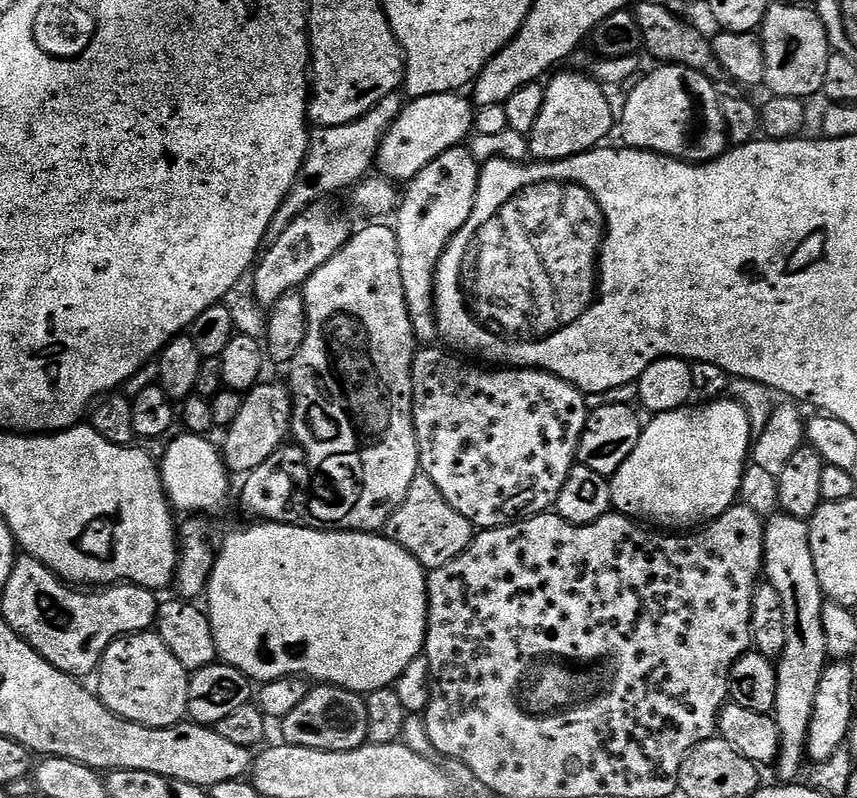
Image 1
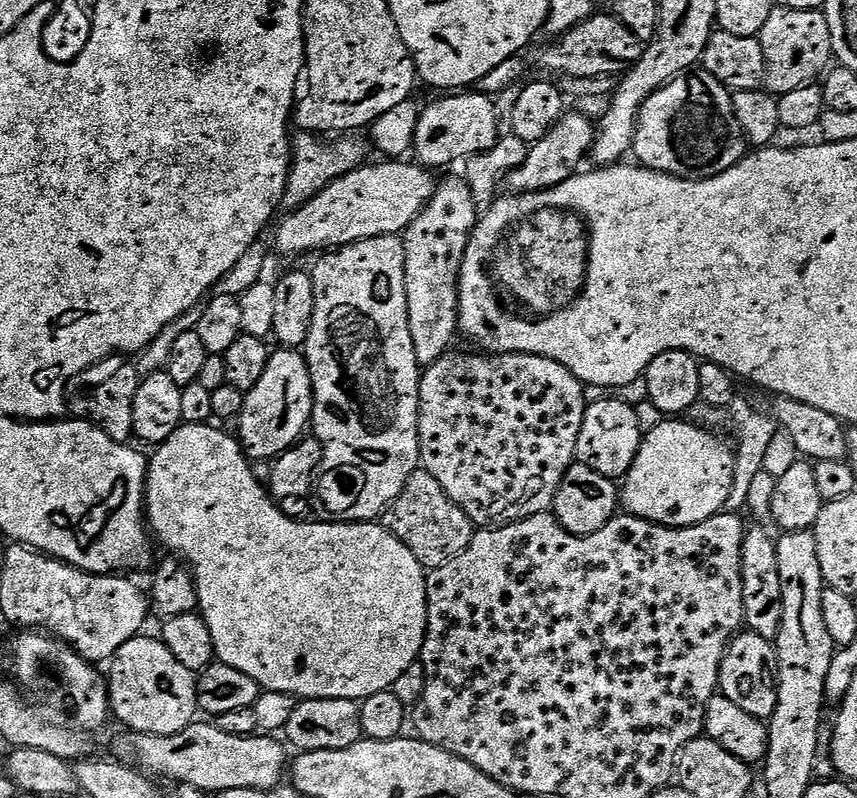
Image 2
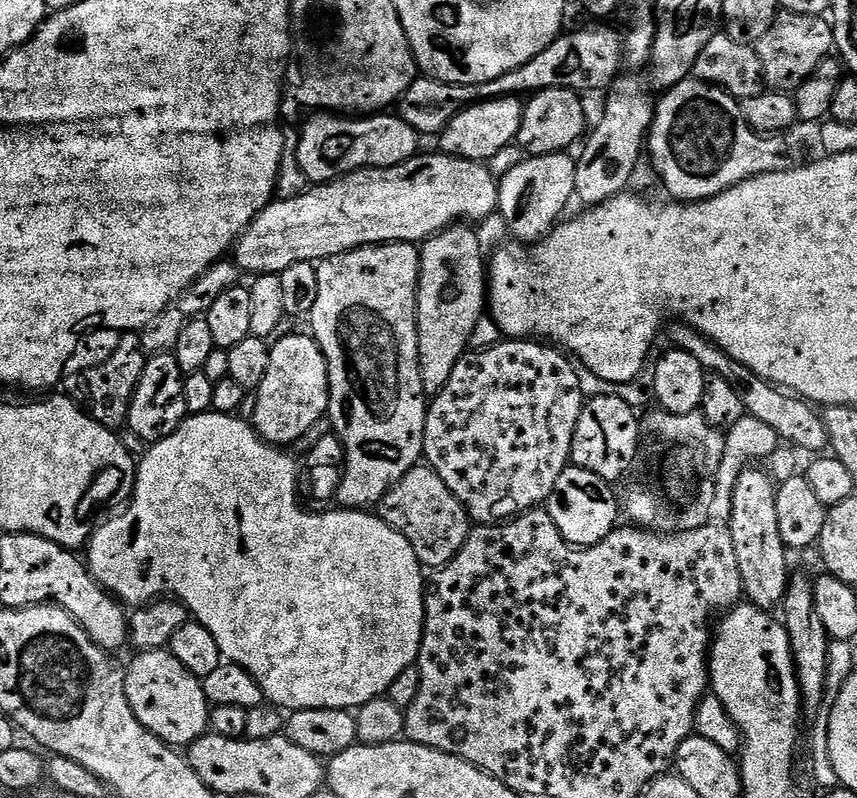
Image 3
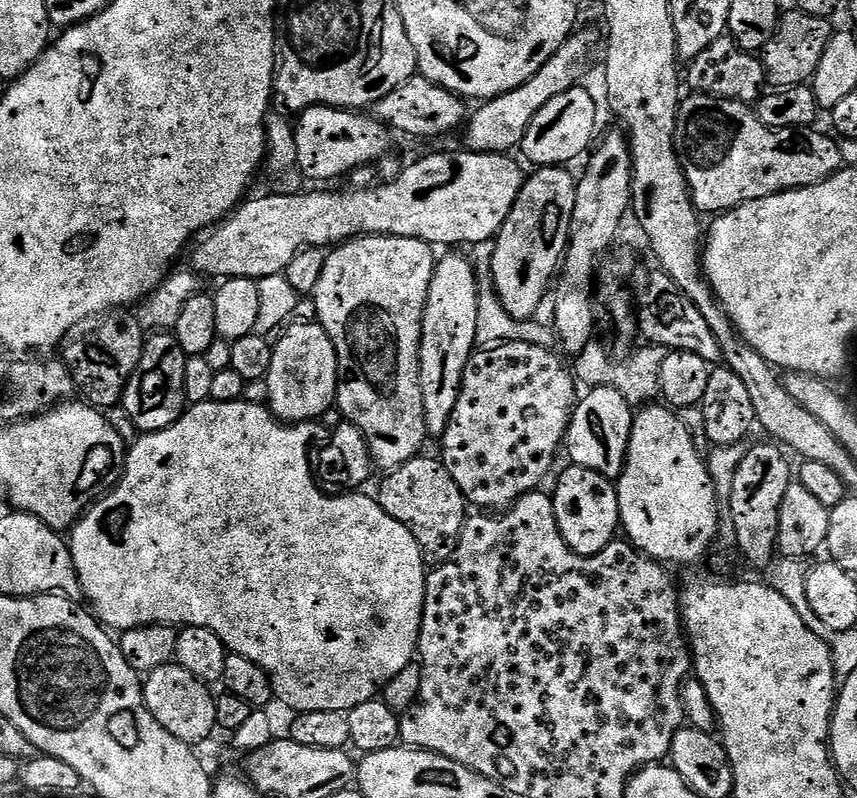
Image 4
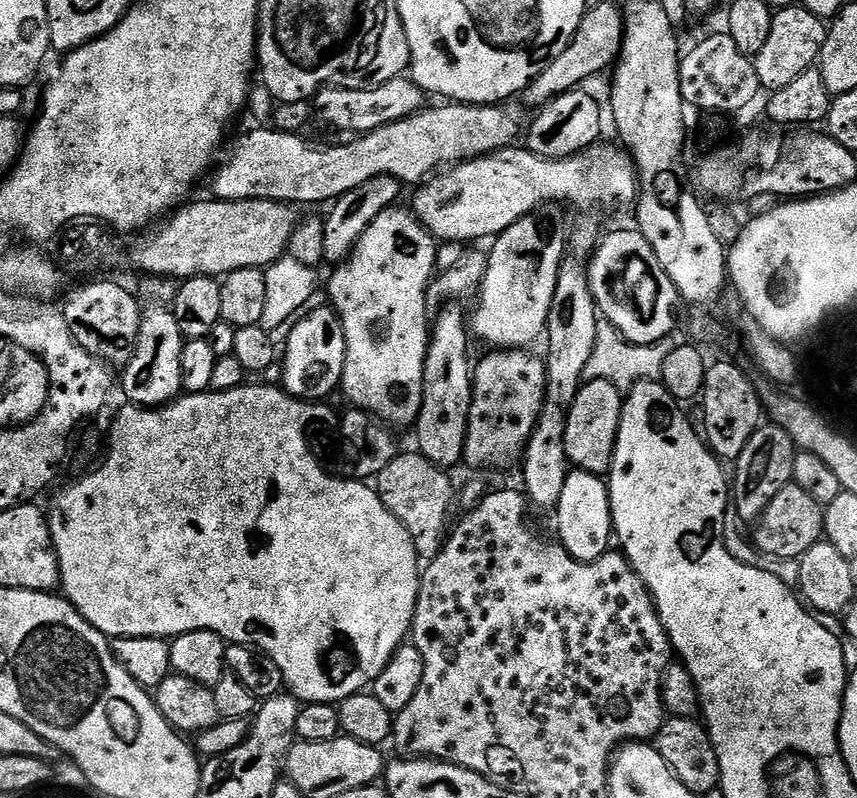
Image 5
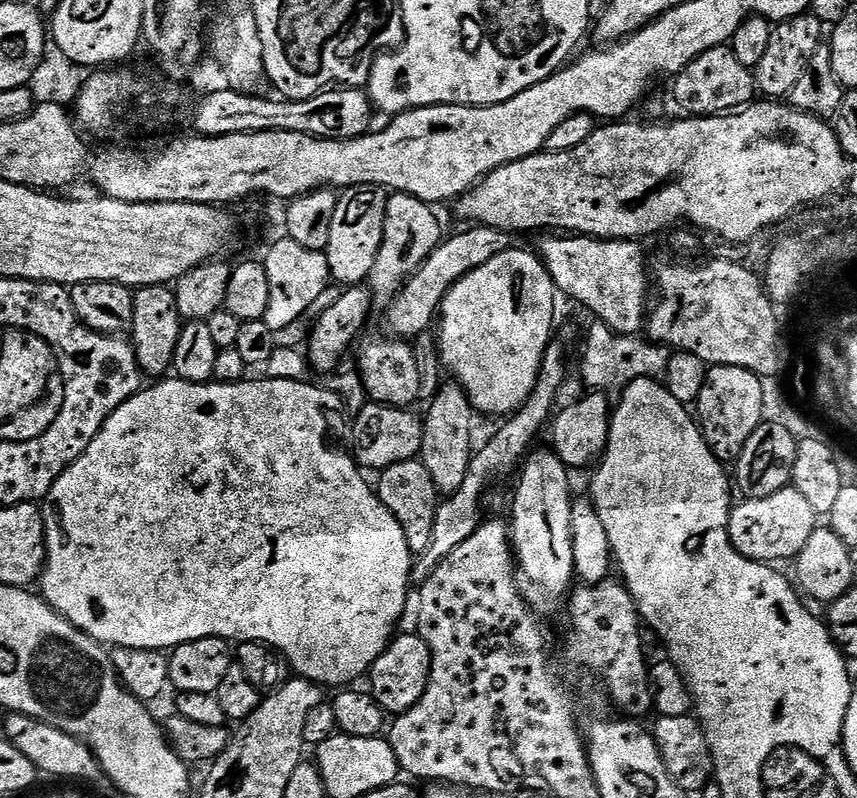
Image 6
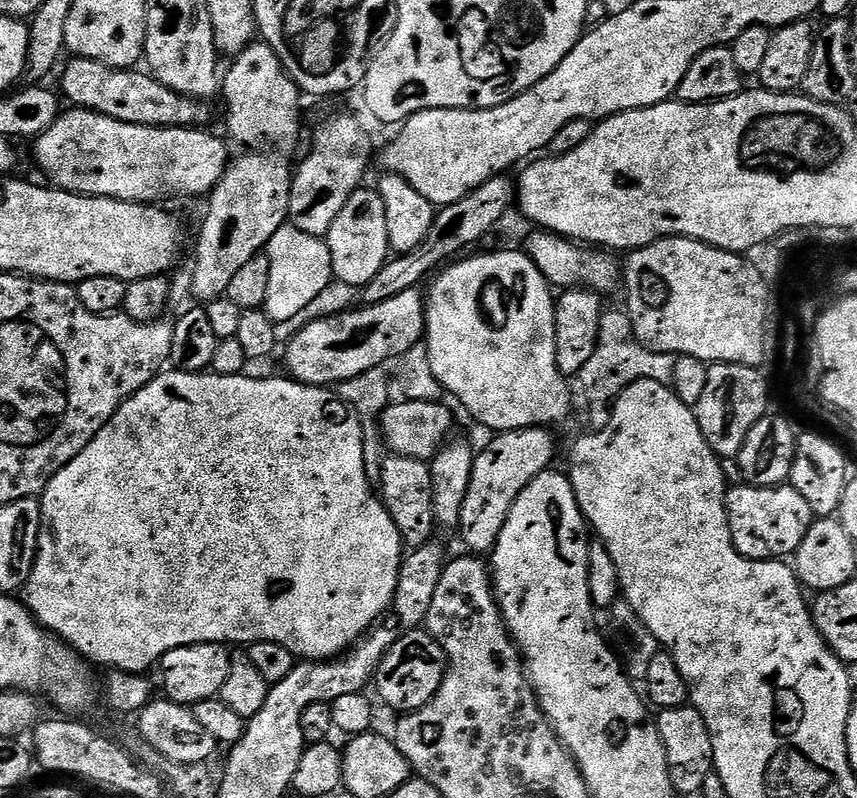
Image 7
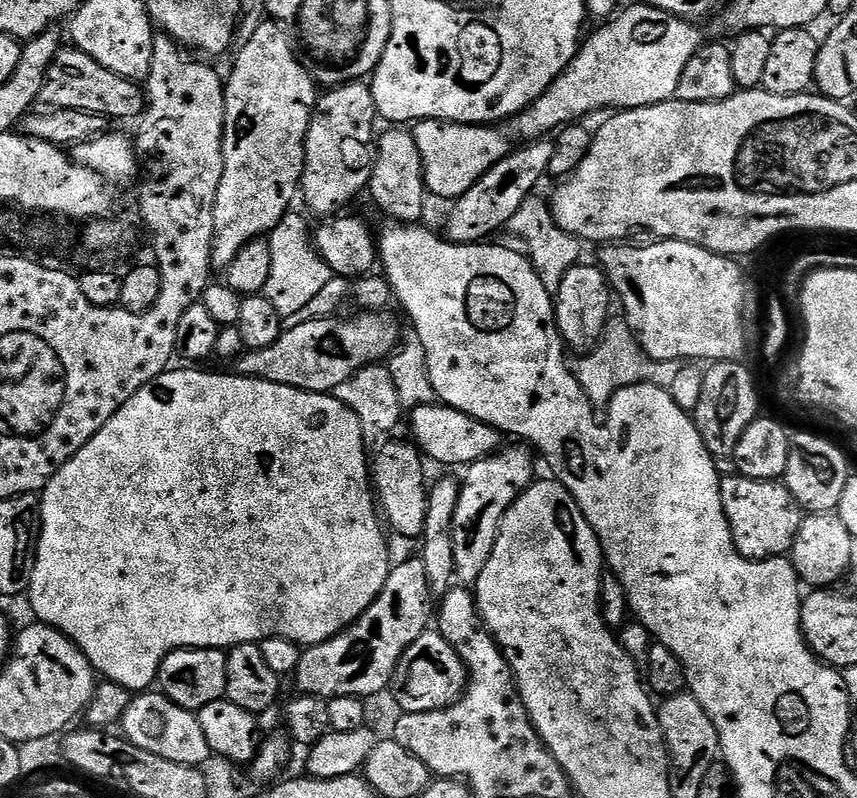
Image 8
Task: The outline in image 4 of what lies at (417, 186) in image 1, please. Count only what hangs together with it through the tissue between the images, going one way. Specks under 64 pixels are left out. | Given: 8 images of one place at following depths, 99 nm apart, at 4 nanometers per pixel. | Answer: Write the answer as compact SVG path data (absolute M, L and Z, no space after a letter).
M452 250L449 256L441 255L436 262L436 269L430 278L430 290L426 294L426 306L422 318L422 334L420 335L420 385L422 386L422 410L428 436L438 438L446 430L446 422L450 422L450 414L454 412L454 402L458 402L460 383L464 367L472 357L477 325L478 290L475 289L475 274L467 255L459 256L459 251Z

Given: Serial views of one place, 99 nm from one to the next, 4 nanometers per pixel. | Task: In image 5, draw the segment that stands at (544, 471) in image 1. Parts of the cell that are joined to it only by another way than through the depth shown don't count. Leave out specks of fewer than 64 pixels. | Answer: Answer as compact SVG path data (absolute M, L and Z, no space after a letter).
M492 350L489 353L489 356L475 361L472 370L472 401L463 458L463 463L472 468L496 468L499 464L519 465L532 431L536 429L546 398L545 361L541 357L539 360L531 356L528 350Z

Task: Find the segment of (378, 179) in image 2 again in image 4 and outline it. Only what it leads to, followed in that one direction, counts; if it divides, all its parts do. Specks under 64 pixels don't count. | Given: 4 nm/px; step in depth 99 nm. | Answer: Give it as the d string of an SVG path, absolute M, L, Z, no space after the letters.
M463 150L464 152L432 152L429 156L424 156L421 160L416 160L412 165L404 166L398 178L388 183L377 183L375 186L367 186L364 188L352 188L348 192L307 192L301 191L294 196L278 196L275 194L267 194L268 196L260 196L257 200L248 198L241 203L240 207L234 209L224 220L219 220L210 228L205 228L199 236L196 237L191 245L192 252L191 267L199 272L205 278L211 276L220 276L219 278L250 278L259 281L262 278L270 278L271 276L281 275L290 266L292 259L296 257L296 253L306 248L322 248L327 249L329 246L339 246L346 240L355 240L358 236L401 236L402 238L418 238L425 240L426 243L439 246L439 244L452 244L448 246L460 246L456 244L465 244L471 246L476 243L493 239L500 227L506 222L506 218L510 214L510 210L514 206L514 202L518 198L520 188L524 185L525 173L520 173L520 168L511 159L508 154L499 152L473 152L471 150Z

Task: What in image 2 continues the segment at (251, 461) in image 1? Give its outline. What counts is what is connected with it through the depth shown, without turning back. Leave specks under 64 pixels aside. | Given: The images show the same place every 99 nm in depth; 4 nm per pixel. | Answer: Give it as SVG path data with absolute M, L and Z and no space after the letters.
M291 348L273 351L270 362L266 362L266 374L262 374L258 386L244 394L244 405L238 417L238 439L249 461L275 461L297 443L303 437L300 435L309 431L313 406L312 379L303 351Z

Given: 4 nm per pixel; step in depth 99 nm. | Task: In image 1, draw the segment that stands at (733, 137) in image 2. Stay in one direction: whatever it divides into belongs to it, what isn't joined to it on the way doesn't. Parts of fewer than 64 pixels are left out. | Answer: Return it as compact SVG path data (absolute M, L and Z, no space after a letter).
M660 64L656 66L656 69L647 76L647 74L641 75L639 79L631 85L632 93L624 100L624 109L619 109L618 112L618 136L622 141L625 148L640 148L644 152L656 152L659 156L675 156L676 159L685 162L699 162L701 164L709 164L711 160L716 160L719 156L723 156L730 147L730 141L728 138L728 131L726 130L726 118L722 114L722 92L712 85L713 77L707 72L699 72L693 68L687 68L681 64Z

